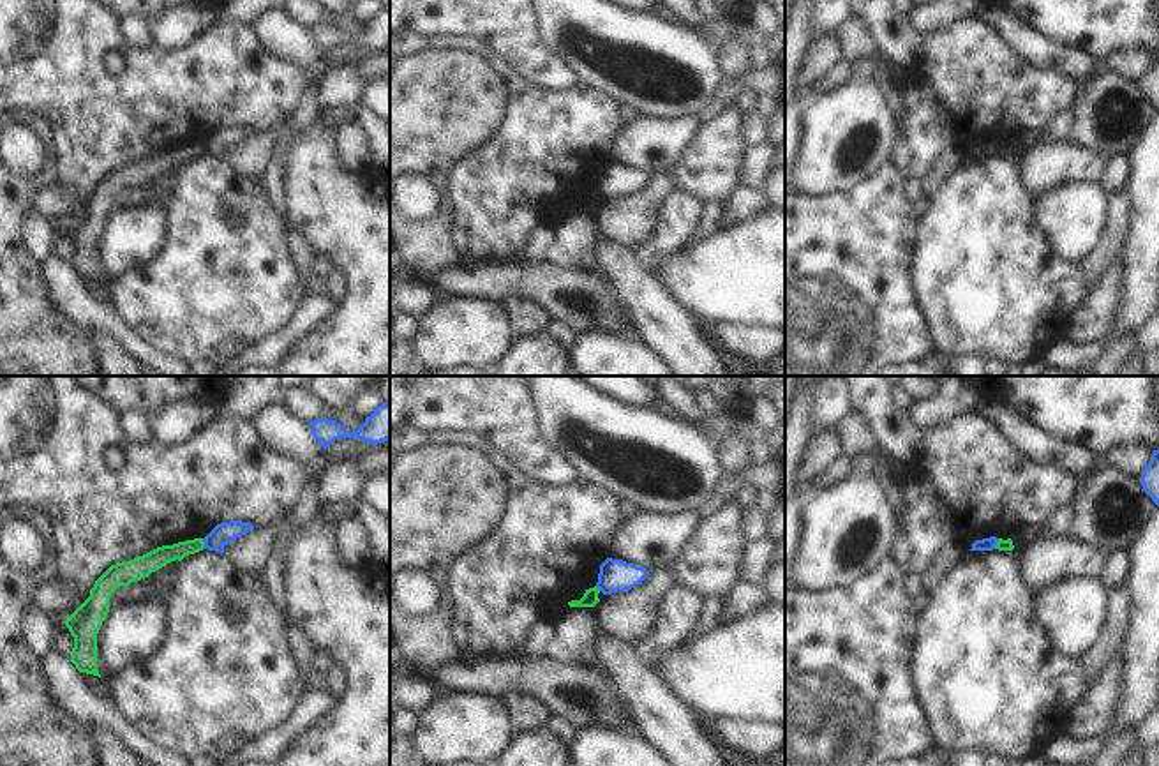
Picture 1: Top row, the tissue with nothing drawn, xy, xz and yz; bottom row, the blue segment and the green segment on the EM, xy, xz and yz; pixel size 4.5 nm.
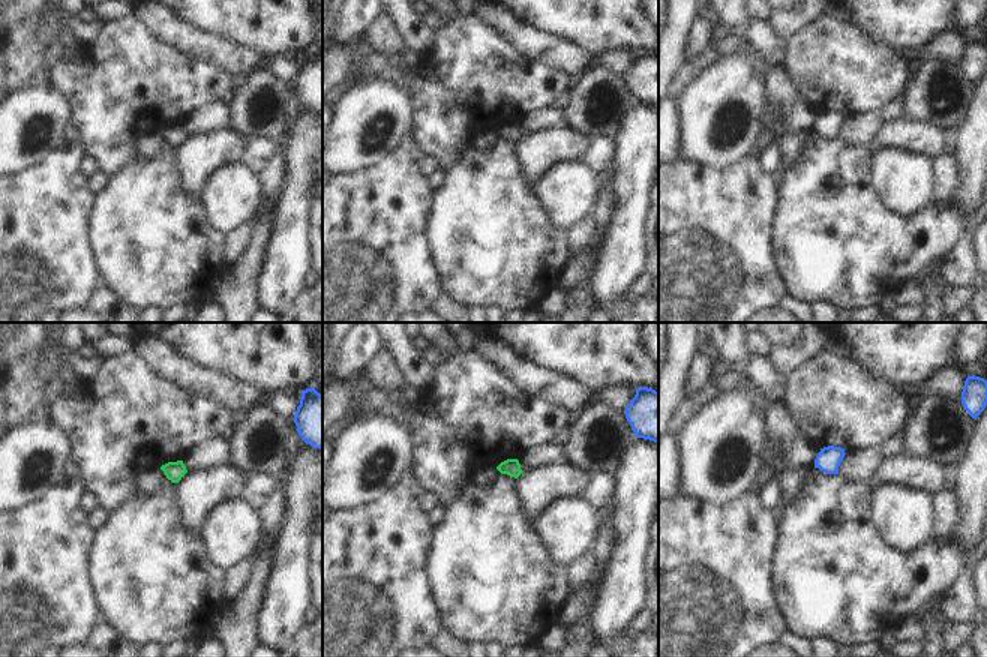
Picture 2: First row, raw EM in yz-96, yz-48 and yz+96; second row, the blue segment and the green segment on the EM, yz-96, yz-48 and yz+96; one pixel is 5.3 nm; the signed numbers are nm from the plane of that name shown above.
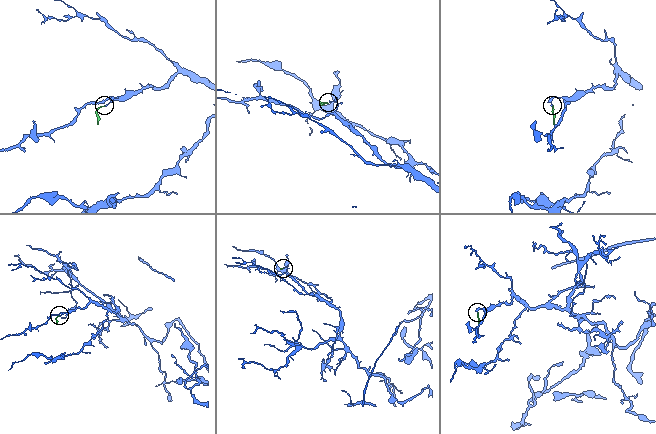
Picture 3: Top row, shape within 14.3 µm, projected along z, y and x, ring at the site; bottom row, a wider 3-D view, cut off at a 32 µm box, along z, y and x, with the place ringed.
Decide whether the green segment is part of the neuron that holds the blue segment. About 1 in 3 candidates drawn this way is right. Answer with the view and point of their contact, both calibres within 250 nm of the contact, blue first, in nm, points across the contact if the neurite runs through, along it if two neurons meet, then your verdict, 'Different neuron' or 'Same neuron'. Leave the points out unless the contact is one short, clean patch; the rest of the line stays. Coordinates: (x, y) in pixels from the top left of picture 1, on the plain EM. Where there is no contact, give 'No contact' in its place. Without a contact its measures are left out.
Touches blue at xy (205, 149). Thickness 100 nm (blue) against 90 nm. Boundary: xy (201, 143), (205, 152). Different neuron.

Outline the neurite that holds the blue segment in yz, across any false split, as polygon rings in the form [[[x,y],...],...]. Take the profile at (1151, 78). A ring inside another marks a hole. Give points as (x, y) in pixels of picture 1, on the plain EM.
[[[1154,55],[1150,67],[1141,76],[1141,90],[1159,111],[1159,55]]]

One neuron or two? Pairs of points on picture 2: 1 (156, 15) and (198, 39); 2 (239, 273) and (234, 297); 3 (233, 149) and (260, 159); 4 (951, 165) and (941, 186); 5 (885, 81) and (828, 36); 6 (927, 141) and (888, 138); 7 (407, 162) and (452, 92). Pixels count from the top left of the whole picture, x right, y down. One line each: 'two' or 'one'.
1: one
2: one
3: two
4: one
5: one
6: one
7: two

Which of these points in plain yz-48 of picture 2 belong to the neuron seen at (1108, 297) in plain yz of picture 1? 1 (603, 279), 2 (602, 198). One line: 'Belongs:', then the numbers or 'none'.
Belongs: 2

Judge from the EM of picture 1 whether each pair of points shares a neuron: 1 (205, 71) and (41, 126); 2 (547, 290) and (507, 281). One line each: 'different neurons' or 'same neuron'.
1: different neurons
2: same neuron

